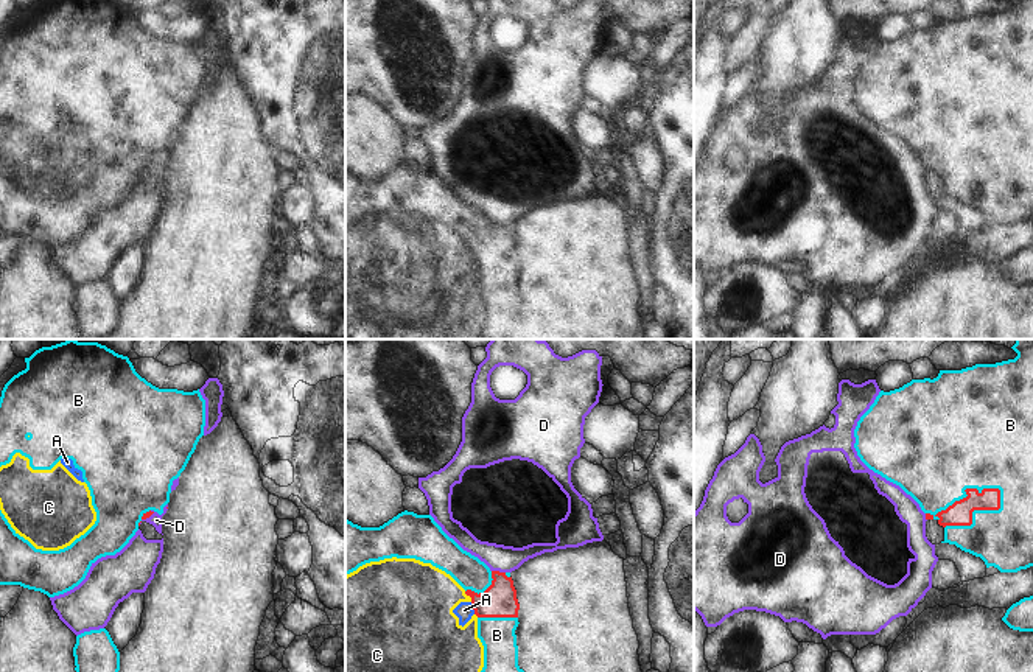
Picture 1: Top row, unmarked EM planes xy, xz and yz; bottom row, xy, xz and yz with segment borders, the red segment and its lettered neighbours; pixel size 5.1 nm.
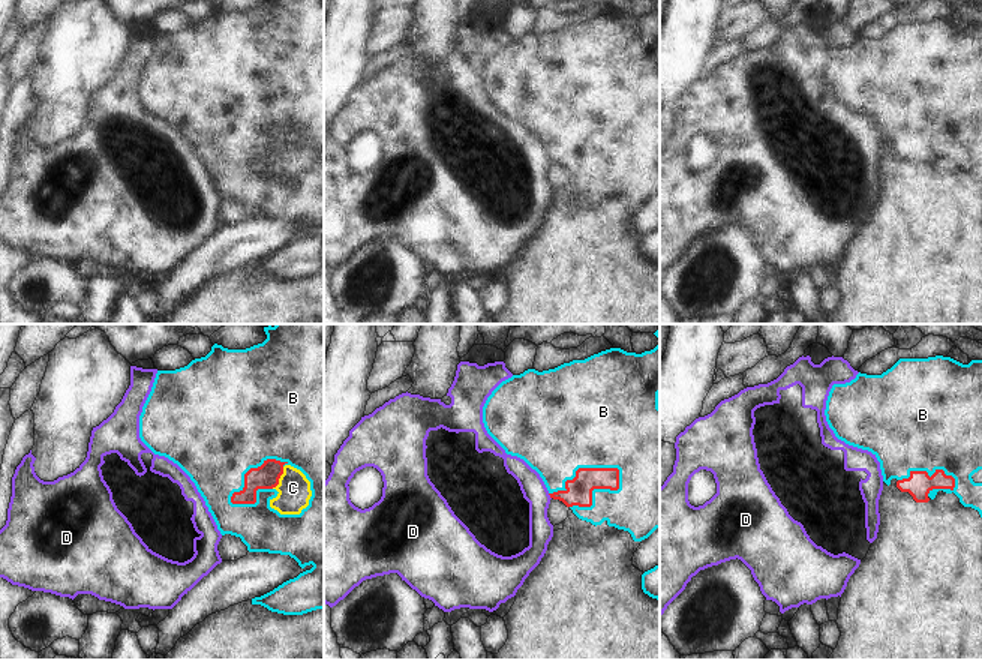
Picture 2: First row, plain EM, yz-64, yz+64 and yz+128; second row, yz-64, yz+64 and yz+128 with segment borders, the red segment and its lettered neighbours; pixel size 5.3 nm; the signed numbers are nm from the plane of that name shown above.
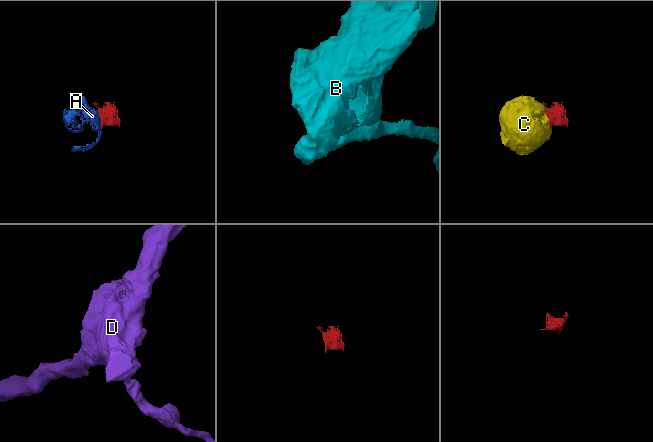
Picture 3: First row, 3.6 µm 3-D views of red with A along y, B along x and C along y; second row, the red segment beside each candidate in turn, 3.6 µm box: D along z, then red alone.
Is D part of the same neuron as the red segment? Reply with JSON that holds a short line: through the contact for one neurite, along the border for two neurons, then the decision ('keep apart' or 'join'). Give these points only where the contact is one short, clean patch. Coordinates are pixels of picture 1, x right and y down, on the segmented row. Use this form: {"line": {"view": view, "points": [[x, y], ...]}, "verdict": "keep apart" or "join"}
{"verdict": "keep apart"}

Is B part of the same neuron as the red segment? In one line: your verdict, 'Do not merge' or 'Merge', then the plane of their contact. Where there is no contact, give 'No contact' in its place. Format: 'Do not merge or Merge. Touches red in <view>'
Do not merge. Touches red in yz.

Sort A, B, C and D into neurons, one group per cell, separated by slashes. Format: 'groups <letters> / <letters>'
groups A B C / D

